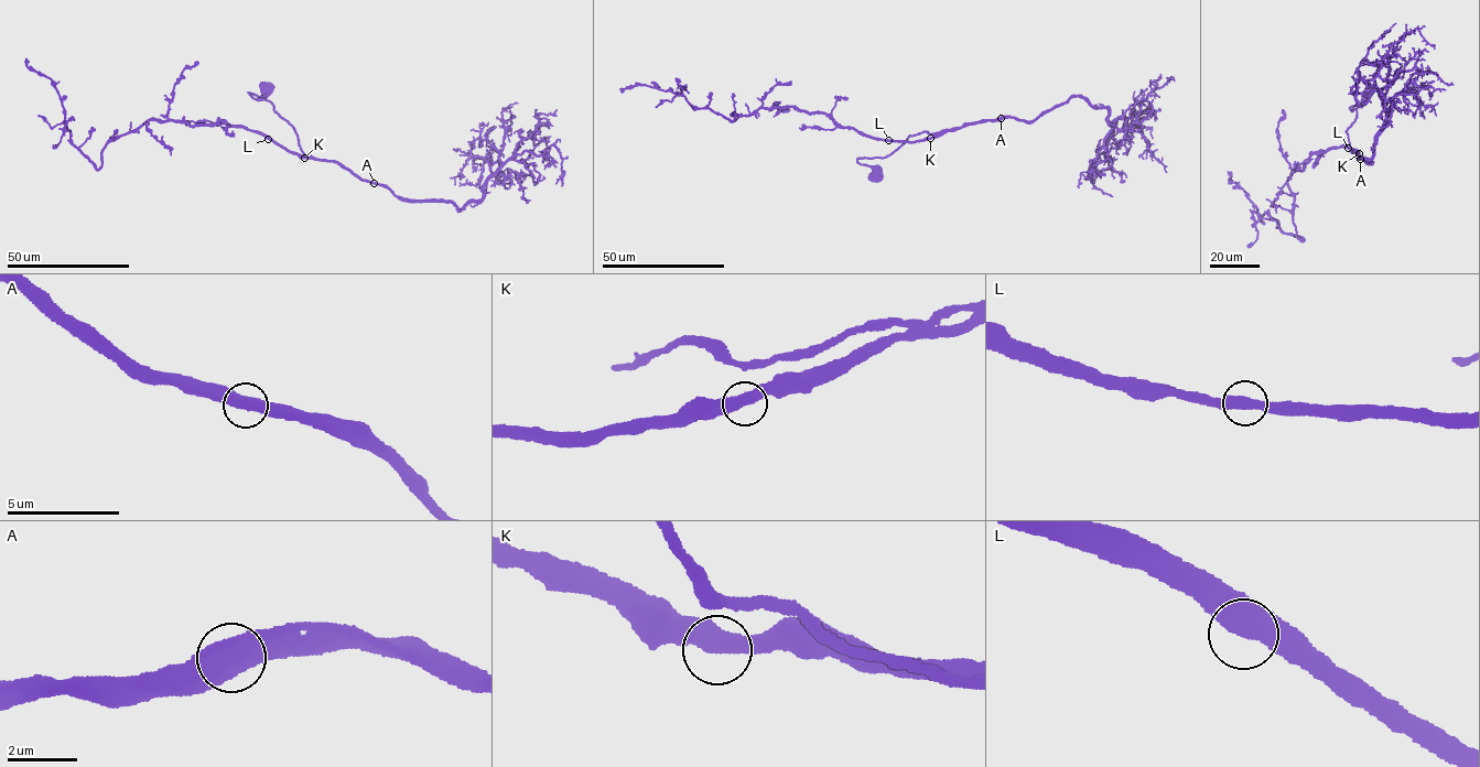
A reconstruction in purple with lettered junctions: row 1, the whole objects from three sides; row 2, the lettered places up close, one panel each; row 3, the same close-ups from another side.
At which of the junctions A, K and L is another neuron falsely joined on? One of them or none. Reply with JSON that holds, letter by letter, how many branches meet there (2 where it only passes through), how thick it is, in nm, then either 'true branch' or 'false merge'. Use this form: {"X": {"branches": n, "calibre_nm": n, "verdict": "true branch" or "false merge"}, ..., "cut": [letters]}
{"A": {"branches": 2, "calibre_nm": 500, "verdict": "true branch"}, "K": {"branches": 2, "calibre_nm": 500, "verdict": "true branch"}, "L": {"branches": 2, "calibre_nm": 500, "verdict": "true branch"}, "cut": []}

